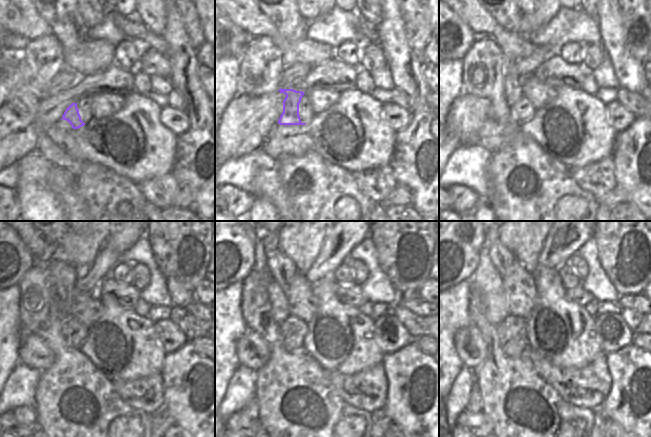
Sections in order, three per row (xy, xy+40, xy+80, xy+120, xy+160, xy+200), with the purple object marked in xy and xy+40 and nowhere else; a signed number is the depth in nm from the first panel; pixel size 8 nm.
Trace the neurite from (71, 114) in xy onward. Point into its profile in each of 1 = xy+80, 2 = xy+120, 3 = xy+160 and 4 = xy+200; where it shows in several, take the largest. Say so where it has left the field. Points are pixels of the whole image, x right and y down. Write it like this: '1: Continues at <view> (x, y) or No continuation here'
1: Continues at xy+80 (513, 82)
2: Continues at xy+120 (64, 275)
3: Continues at xy+160 (282, 270)
4: Continues at xy+200 (503, 260)

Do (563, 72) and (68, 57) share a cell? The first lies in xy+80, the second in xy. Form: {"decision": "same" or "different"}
{"decision": "different"}

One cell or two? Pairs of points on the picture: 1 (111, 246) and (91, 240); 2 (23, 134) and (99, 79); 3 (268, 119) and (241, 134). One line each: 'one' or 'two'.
1: two
2: one
3: one

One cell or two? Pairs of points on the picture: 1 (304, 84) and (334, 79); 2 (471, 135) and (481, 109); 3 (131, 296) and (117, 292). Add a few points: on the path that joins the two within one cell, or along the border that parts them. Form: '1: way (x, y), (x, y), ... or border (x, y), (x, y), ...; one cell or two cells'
1: way (311, 80), (327, 79); one cell
2: way (471, 129), (471, 119), (475, 115); one cell
3: way (128, 296), (120, 293); one cell

